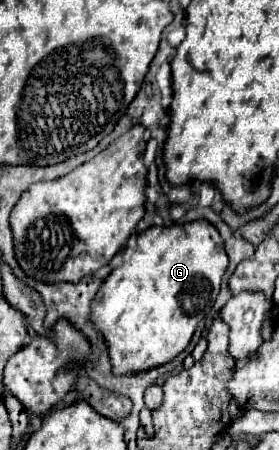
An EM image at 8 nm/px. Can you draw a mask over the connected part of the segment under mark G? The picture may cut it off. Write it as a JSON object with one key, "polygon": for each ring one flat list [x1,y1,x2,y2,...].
{"polygon":[[206,219,190,221,190,223,172,223,172,225,168,225,168,227,156,227,156,225,154,225,154,227,148,227,146,231,142,231,142,233,136,237,136,245,124,253,124,263,122,263,120,267,112,269,112,273,102,281,102,287,100,287,100,291,96,293,96,301,92,301,92,321,94,321,96,329,100,329,100,333,104,335,104,339,106,339,106,343,108,343,110,361,112,361,112,367,114,367,112,371,114,371,116,375,130,375,130,373,136,373,136,371,146,371,146,369,158,367,158,365,162,365,162,363,168,363,168,361,172,361,178,353,182,353,182,351,188,347,188,343,190,343,190,339,192,339,192,335,194,335,198,323,200,323,200,321,208,315,208,311,214,307,214,301,216,301,216,297,218,297,218,293,220,293,222,277,224,277,224,273,226,273,226,267,228,267,228,255,226,255,226,251,224,251,224,241,222,241,218,229,212,227,210,221,206,221]]}

